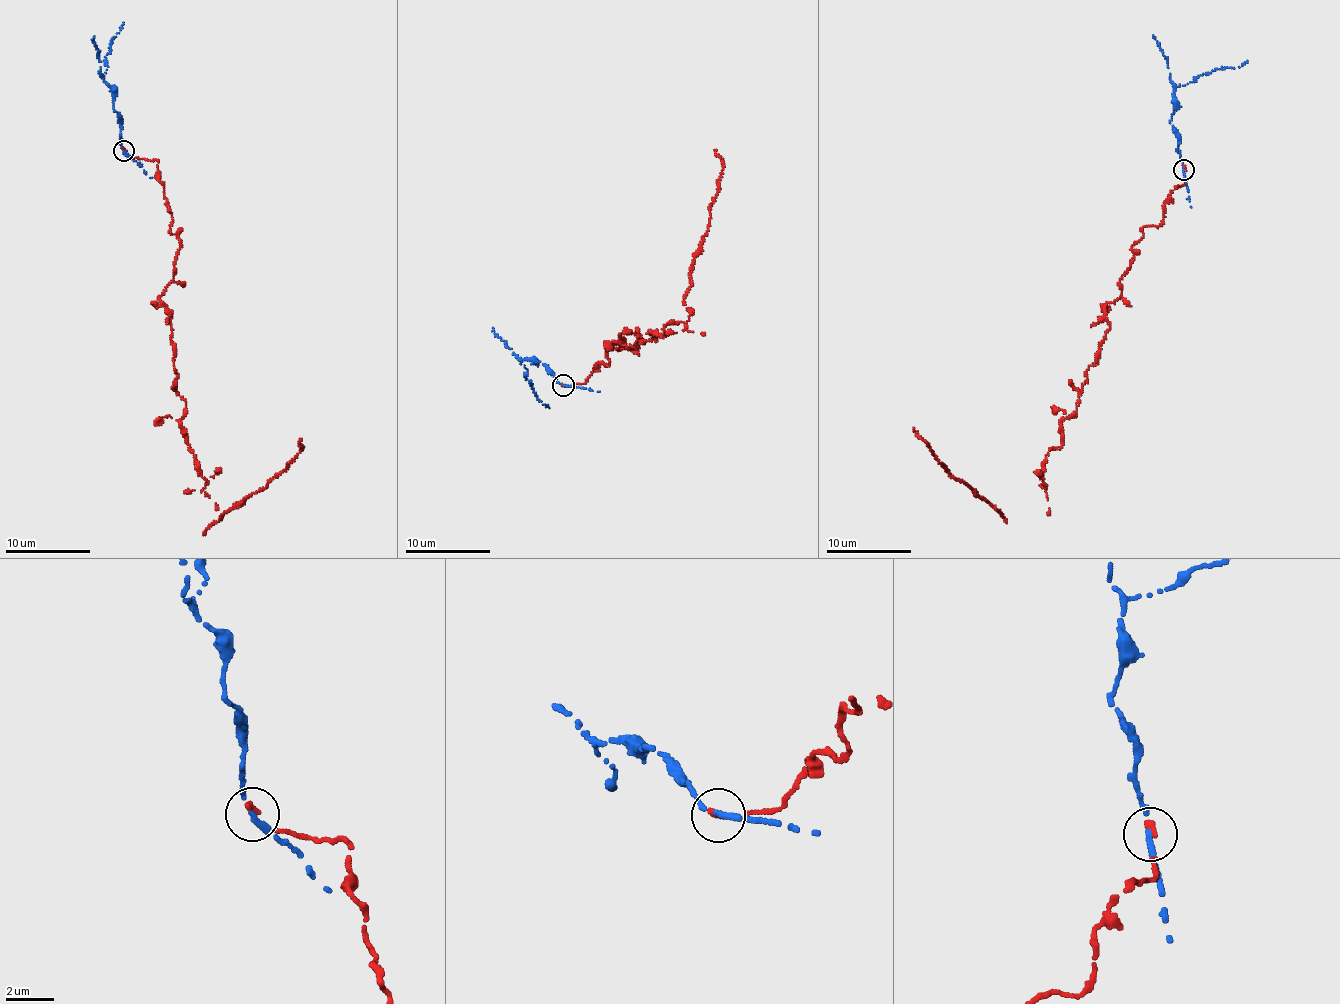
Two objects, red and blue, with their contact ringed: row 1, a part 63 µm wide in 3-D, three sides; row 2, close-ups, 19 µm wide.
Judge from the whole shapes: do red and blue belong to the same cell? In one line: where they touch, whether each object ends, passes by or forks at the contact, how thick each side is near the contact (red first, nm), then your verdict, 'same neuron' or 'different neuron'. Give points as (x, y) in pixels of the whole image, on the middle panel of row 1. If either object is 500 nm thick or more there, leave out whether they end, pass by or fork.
at (563, 385); red ends there; blue passes by; 220 nm thick on the red side, 240 nm on the other; different neuron

